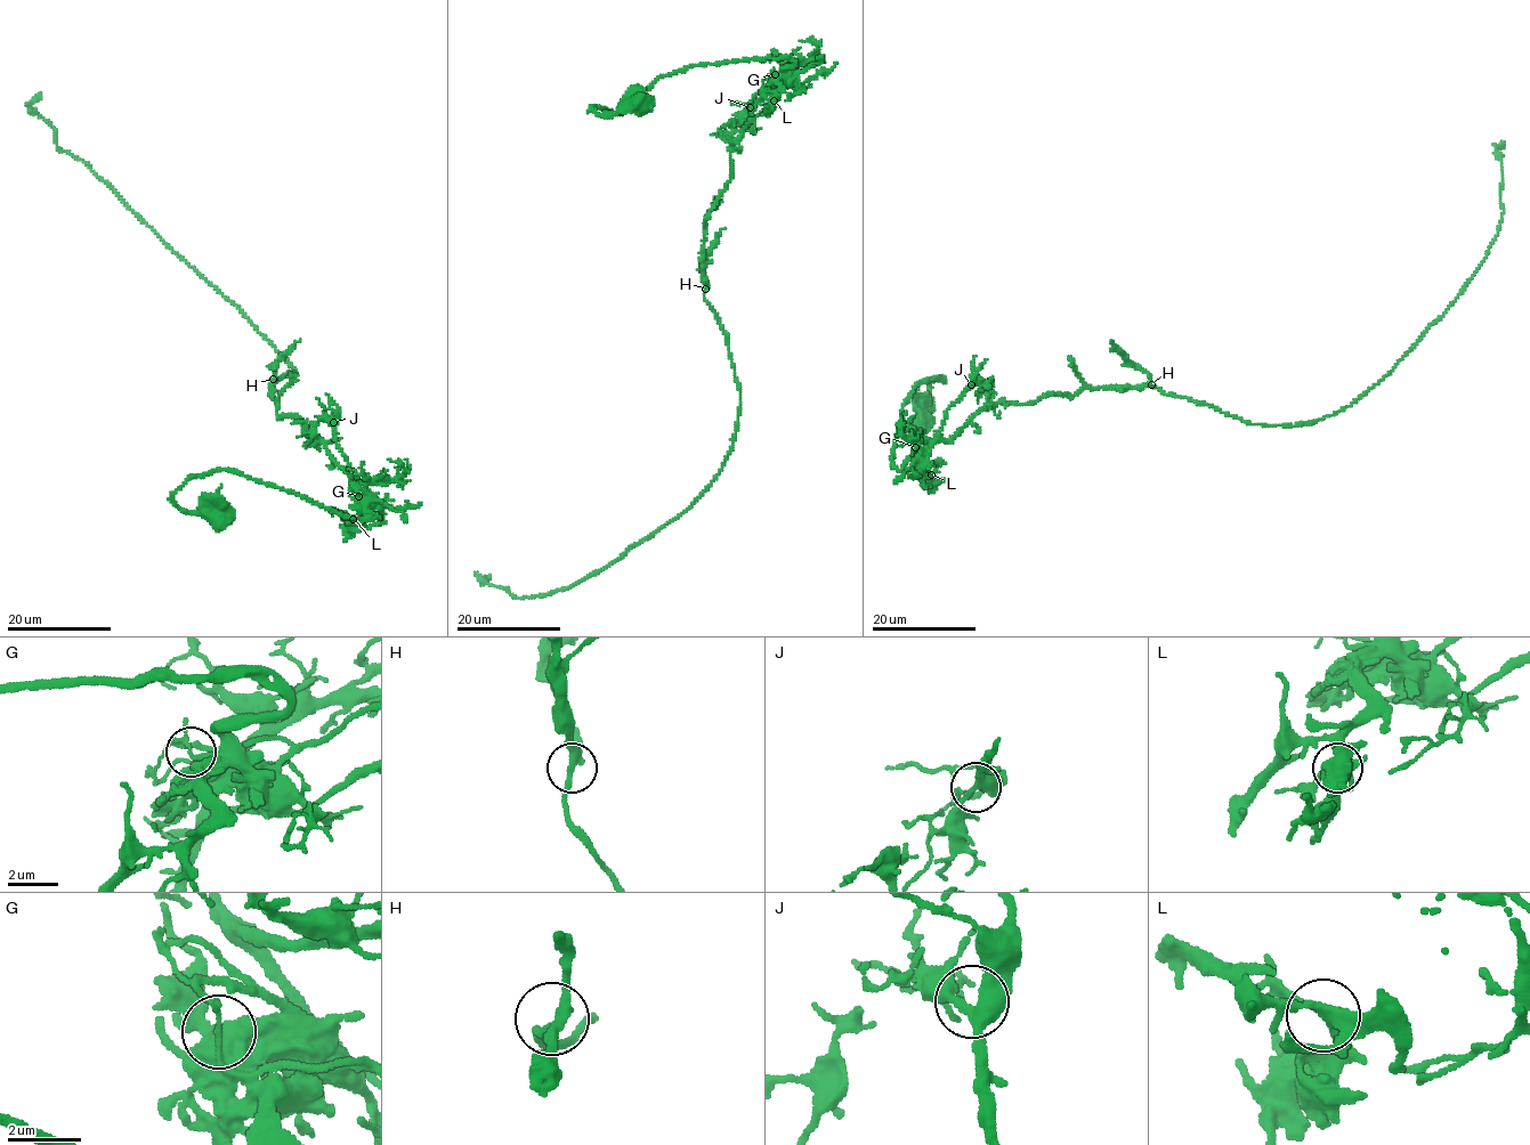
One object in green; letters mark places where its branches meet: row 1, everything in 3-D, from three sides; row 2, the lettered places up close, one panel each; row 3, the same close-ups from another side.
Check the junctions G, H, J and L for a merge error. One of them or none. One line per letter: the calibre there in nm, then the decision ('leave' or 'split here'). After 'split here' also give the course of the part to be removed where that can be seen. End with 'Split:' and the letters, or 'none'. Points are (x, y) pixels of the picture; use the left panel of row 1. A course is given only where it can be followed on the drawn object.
G: calibre 90 nm; split here; course (358, 495), (378, 500), (300, 419), (278, 416), (270, 380), (294, 366), (59, 149), (30, 105), (40, 92)
H: calibre 240 nm; leave
J: calibre 340 nm; leave
L: calibre 240 nm; leave
Split: G

